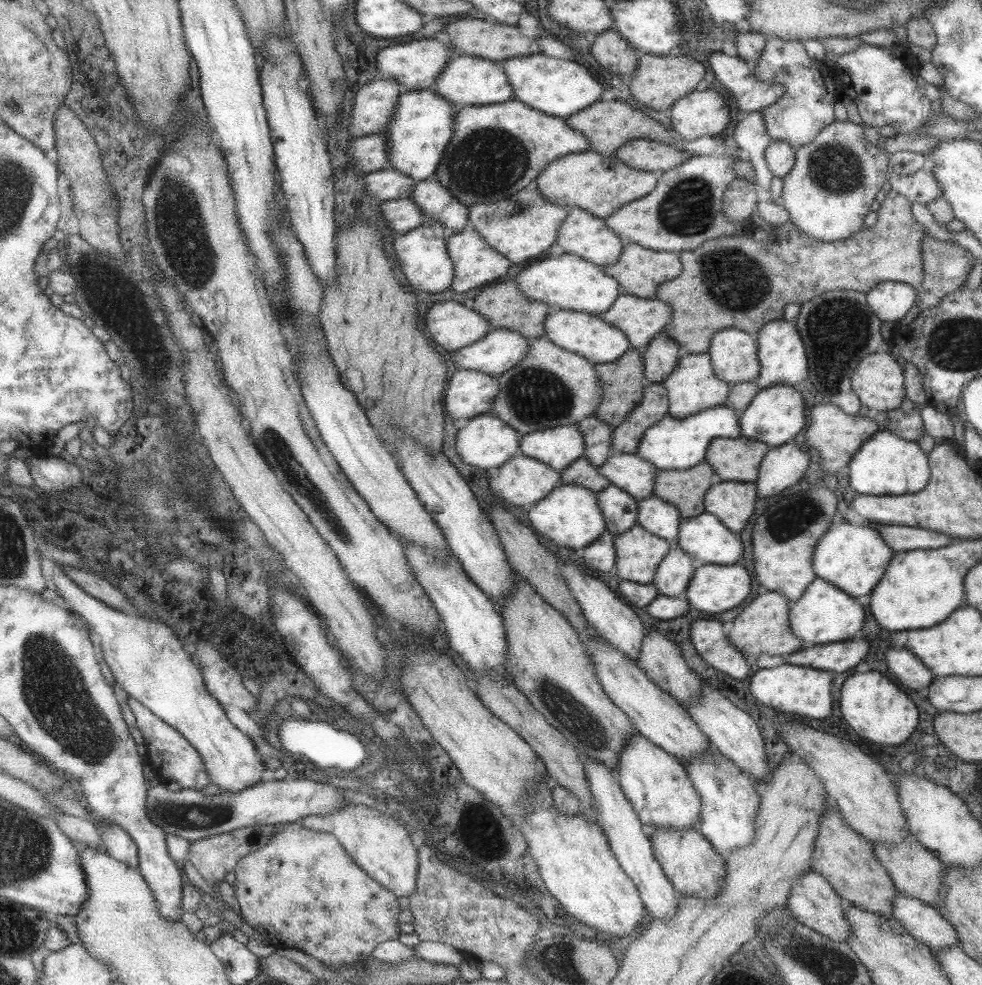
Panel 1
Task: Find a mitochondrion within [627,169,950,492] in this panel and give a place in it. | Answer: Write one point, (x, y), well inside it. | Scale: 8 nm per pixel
(832, 358)

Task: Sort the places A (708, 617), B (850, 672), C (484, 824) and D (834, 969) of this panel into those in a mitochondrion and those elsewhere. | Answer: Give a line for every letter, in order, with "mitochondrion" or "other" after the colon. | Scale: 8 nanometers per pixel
A: other
B: other
C: other
D: mitochondrion

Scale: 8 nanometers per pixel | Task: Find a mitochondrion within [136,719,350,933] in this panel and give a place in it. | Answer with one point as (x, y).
(194, 815)

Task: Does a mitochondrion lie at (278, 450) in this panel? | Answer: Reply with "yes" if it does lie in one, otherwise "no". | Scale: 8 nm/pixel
yes

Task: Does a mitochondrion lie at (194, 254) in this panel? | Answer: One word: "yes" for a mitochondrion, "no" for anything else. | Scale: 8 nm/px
yes

